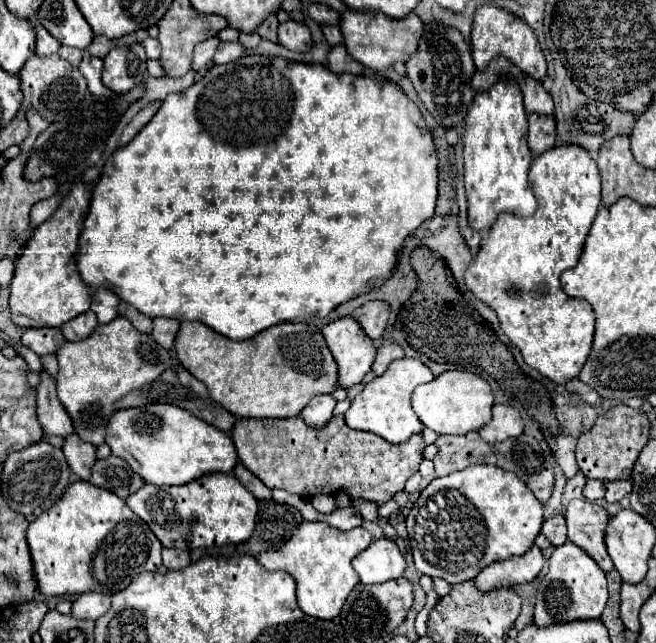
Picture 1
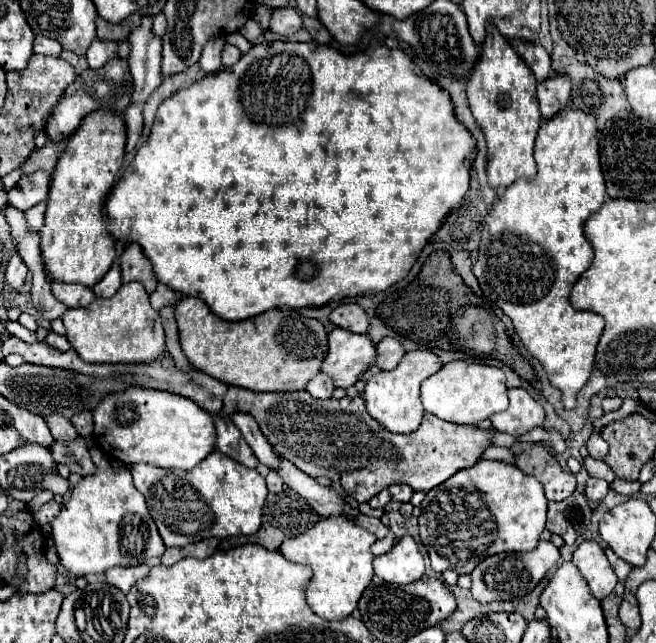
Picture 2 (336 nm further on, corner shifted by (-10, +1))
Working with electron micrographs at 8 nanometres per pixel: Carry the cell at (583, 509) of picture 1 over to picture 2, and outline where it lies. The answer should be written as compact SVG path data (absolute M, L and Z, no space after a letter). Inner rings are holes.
M606 548L606 556L608 556L608 562L612 564L612 568L614 568L614 572L616 572L616 576L618 576L618 580L626 580L626 576L628 576L628 572L632 570L632 566L628 564L628 562L624 562L622 558L618 558L610 548Z

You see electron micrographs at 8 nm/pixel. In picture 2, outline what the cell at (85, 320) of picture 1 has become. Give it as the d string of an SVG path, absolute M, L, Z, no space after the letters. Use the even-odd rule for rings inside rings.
M52 282L52 292L68 308L86 308L96 298L92 288L86 288L86 286L80 286L80 284L58 284L58 282Z

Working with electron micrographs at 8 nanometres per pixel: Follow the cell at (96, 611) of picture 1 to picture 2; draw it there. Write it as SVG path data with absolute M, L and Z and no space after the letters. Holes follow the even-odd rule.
M140 564L140 566L130 566L130 568L122 568L122 566L114 566L110 570L106 570L106 582L110 586L116 586L118 590L122 590L124 594L144 576L148 576L148 566Z

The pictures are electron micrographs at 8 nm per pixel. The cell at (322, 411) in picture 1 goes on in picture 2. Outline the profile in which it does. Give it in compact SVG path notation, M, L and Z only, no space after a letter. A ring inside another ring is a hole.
M320 372L318 376L314 376L314 378L308 382L306 390L308 390L314 398L332 398L334 384L332 384L332 380L330 380L326 374Z

